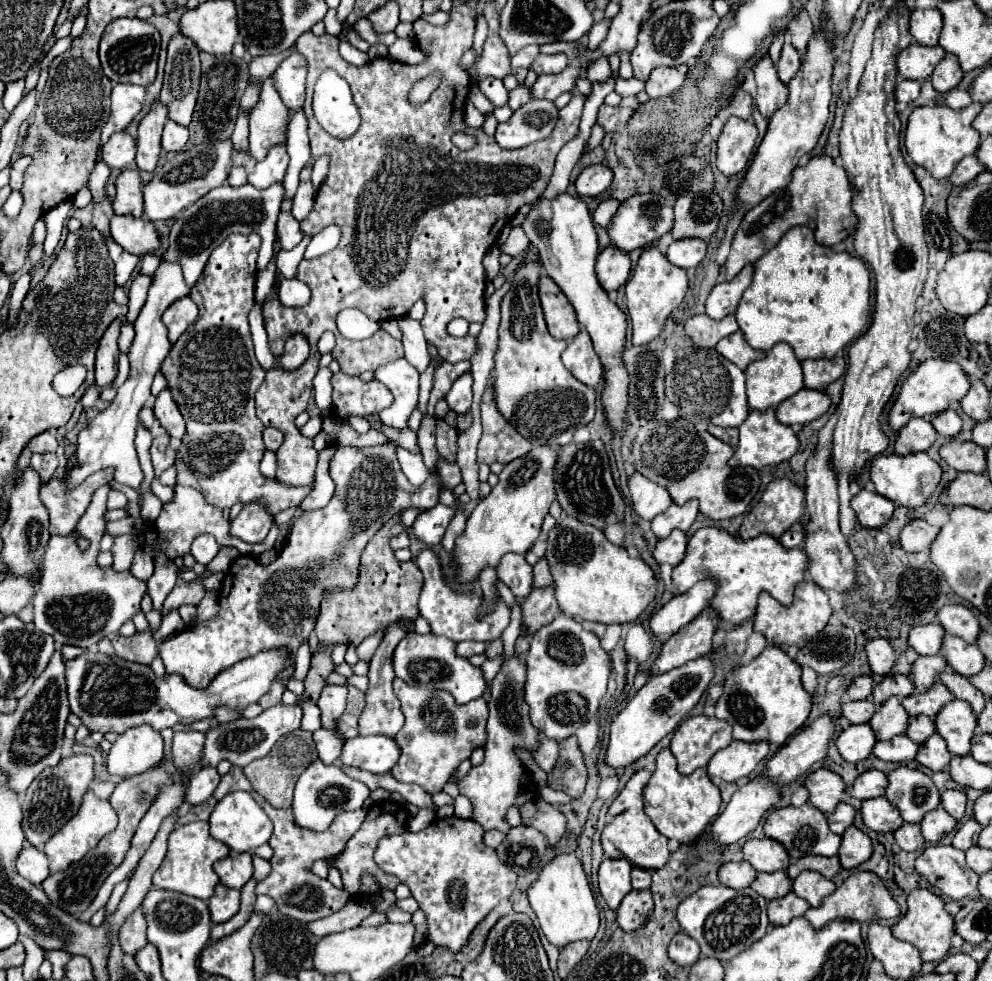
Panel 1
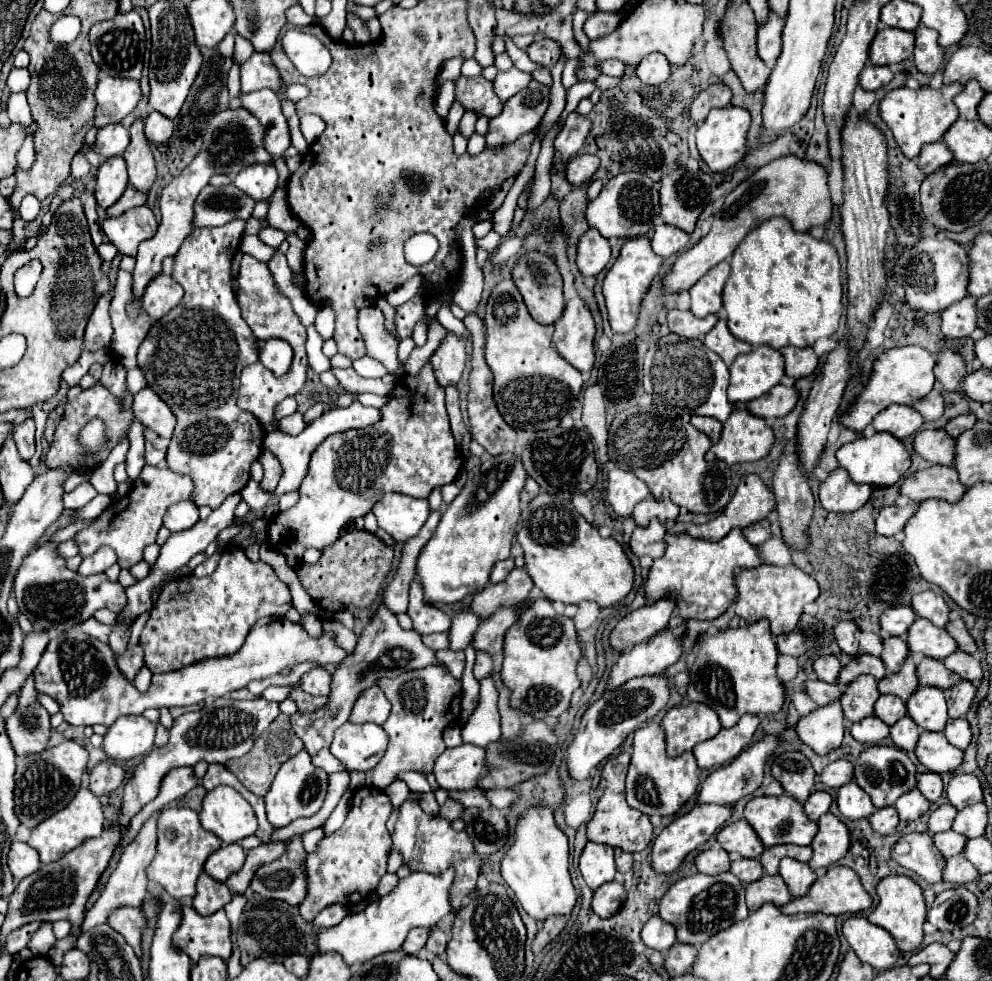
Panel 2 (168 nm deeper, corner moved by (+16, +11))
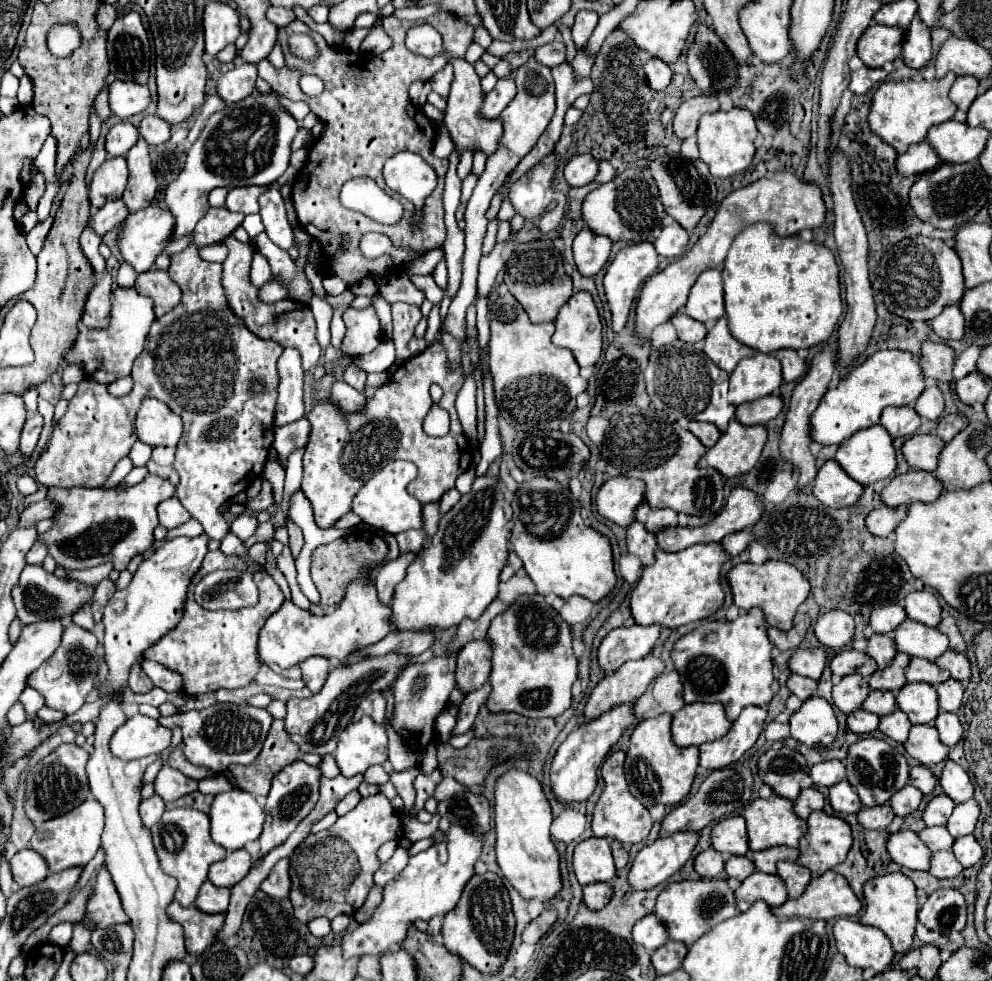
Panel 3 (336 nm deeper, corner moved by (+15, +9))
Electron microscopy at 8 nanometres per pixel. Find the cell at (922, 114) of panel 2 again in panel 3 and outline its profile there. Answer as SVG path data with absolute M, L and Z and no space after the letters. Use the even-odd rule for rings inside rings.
M949 73L943 79L933 81L883 81L871 99L871 111L869 111L869 129L895 147L897 153L907 151L909 145L925 141L925 135L929 127L945 123L955 113L955 103L949 99L949 89L955 81L955 75Z

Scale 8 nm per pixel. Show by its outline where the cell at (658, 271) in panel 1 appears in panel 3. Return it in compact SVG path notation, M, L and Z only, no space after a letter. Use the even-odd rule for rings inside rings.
M643 241L643 243L633 243L633 245L623 247L615 255L611 265L607 267L607 271L605 271L605 295L607 295L609 305L611 305L613 331L615 333L619 333L625 327L629 311L631 311L631 305L635 301L635 295L637 295L637 289L641 287L643 281L647 281L655 273L657 265L659 265L659 255L657 255L655 247L651 243L647 243L647 241Z

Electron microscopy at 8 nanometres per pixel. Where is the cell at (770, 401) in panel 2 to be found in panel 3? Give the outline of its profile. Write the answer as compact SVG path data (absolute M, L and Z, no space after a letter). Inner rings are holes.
M769 395L761 397L753 403L743 403L735 411L735 419L743 425L763 425L779 415L783 407L783 401L779 395Z

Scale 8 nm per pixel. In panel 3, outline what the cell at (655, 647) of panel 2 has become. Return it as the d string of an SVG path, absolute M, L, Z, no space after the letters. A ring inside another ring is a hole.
M647 655L643 661L625 663L611 677L607 675L597 683L583 709L583 719L593 721L617 705L635 703L645 693L651 679L655 679L663 669L663 661L655 655Z

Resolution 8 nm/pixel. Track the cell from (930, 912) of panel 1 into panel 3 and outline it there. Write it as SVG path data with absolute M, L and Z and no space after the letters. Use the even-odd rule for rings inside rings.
M887 873L881 877L873 877L863 887L865 895L865 907L861 913L861 923L879 927L889 939L897 953L905 953L911 949L915 923L917 923L917 895L913 881L905 877L903 873Z

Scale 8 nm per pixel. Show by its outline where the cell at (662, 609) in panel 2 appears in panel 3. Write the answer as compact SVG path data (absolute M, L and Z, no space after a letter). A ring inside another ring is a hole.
M631 625L613 629L597 649L599 667L609 675L629 659L643 659L659 639L659 625Z

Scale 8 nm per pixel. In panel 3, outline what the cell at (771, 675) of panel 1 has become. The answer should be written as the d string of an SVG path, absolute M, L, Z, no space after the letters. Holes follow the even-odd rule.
M757 607L741 613L735 621L703 621L697 629L677 639L671 651L675 669L681 675L685 703L721 701L731 723L749 705L769 705L773 699L771 649L773 643L767 637L763 611Z

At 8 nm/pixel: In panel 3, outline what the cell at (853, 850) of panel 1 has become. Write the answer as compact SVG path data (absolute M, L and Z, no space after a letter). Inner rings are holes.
M817 811L807 819L807 833L799 841L797 863L819 877L843 863L851 849L851 827L845 819Z

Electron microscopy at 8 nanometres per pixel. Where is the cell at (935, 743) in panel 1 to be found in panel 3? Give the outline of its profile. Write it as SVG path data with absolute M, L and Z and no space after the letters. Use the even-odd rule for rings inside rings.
M899 709L893 711L893 715L885 715L885 717L879 719L879 731L885 733L887 737L891 737L897 743L903 743L907 739L909 729L911 729L911 721Z

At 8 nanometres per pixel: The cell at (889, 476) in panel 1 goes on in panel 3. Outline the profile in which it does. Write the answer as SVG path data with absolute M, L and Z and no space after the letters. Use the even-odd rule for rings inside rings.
M881 425L855 431L839 445L835 459L861 485L887 479L897 467L893 439Z

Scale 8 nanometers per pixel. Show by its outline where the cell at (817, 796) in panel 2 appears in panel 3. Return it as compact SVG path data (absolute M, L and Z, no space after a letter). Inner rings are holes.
M807 787L807 789L801 789L799 797L793 801L793 811L795 815L799 815L801 819L807 819L809 813L813 811L821 811L823 809L823 795L821 791L817 791L815 787Z

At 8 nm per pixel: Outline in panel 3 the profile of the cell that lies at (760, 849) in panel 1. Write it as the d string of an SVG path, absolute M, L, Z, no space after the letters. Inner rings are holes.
M741 815L727 817L711 829L711 845L723 855L745 855L749 851L745 819Z

